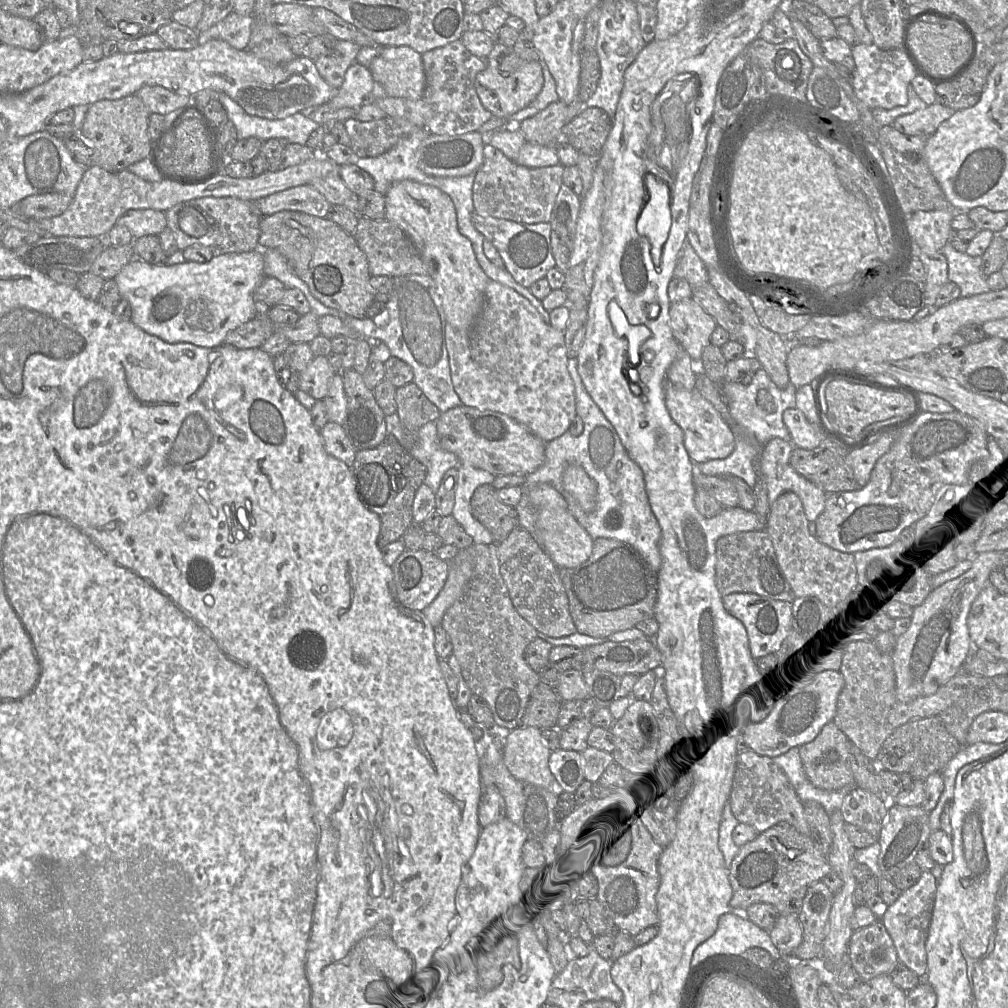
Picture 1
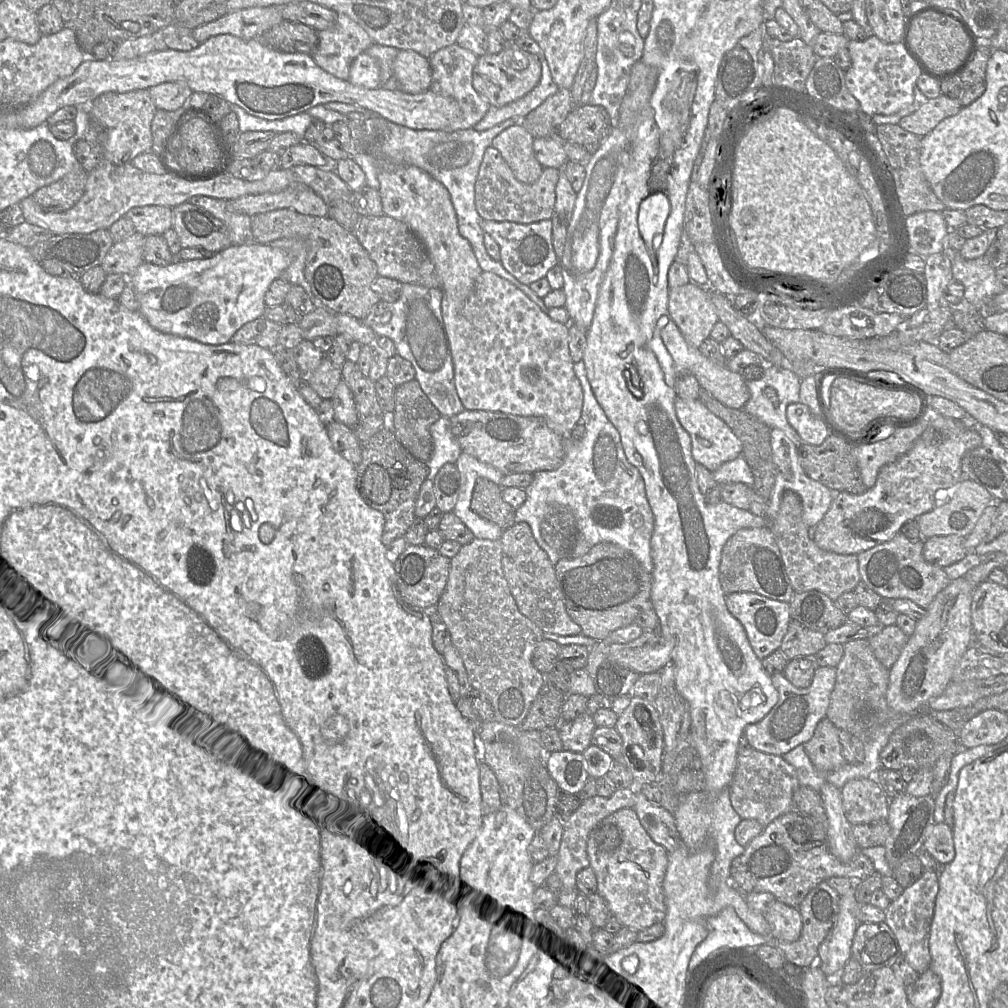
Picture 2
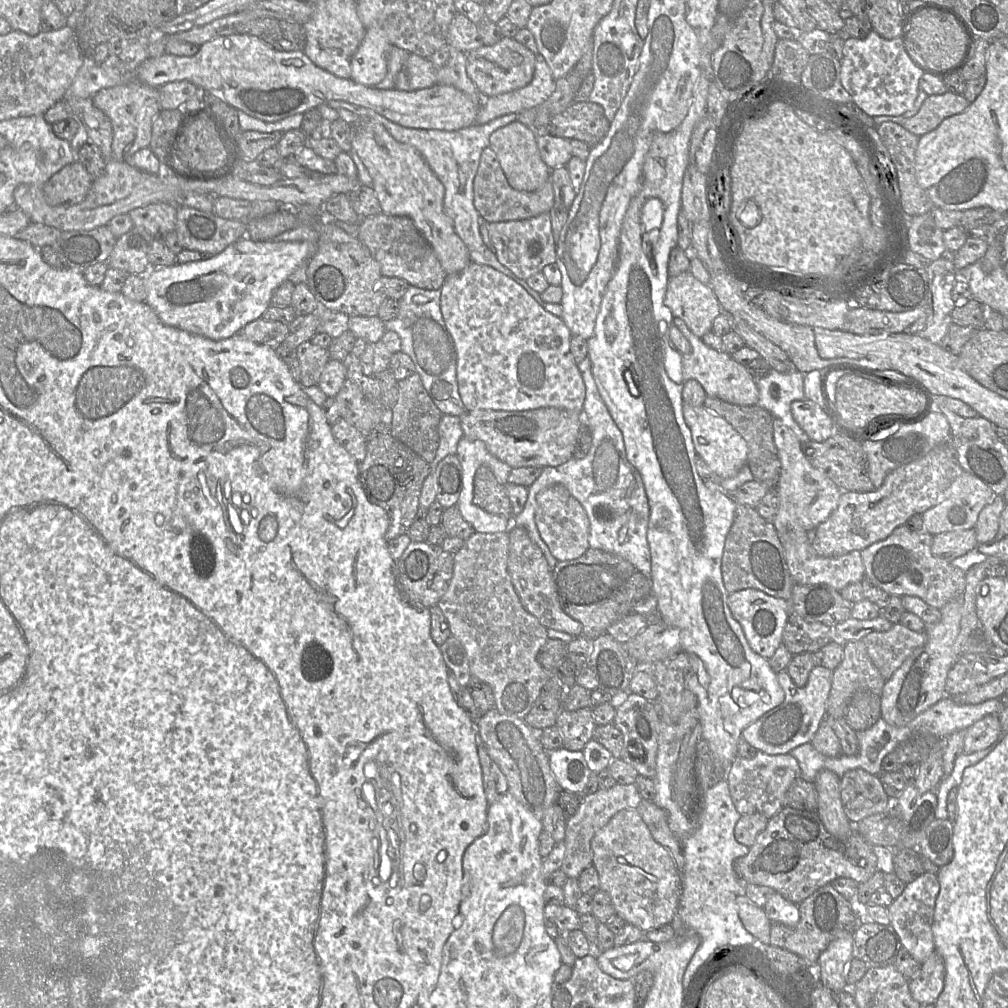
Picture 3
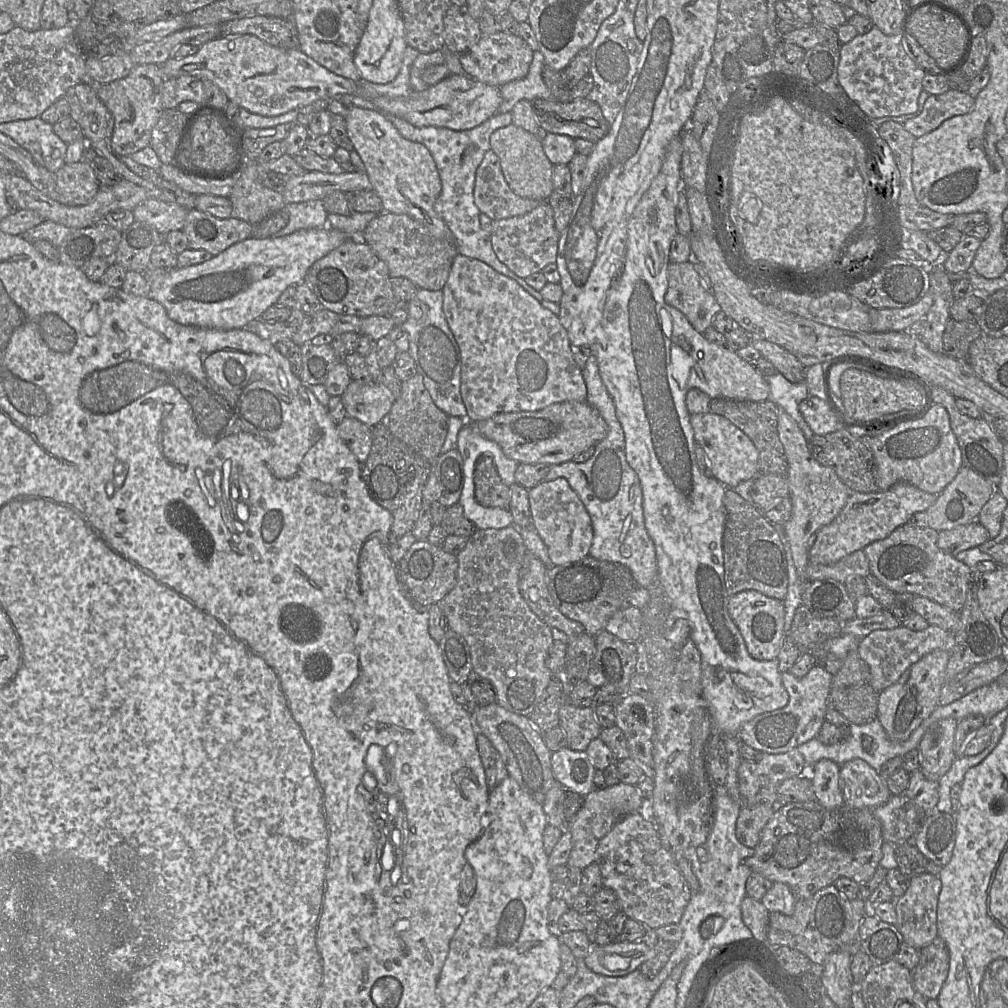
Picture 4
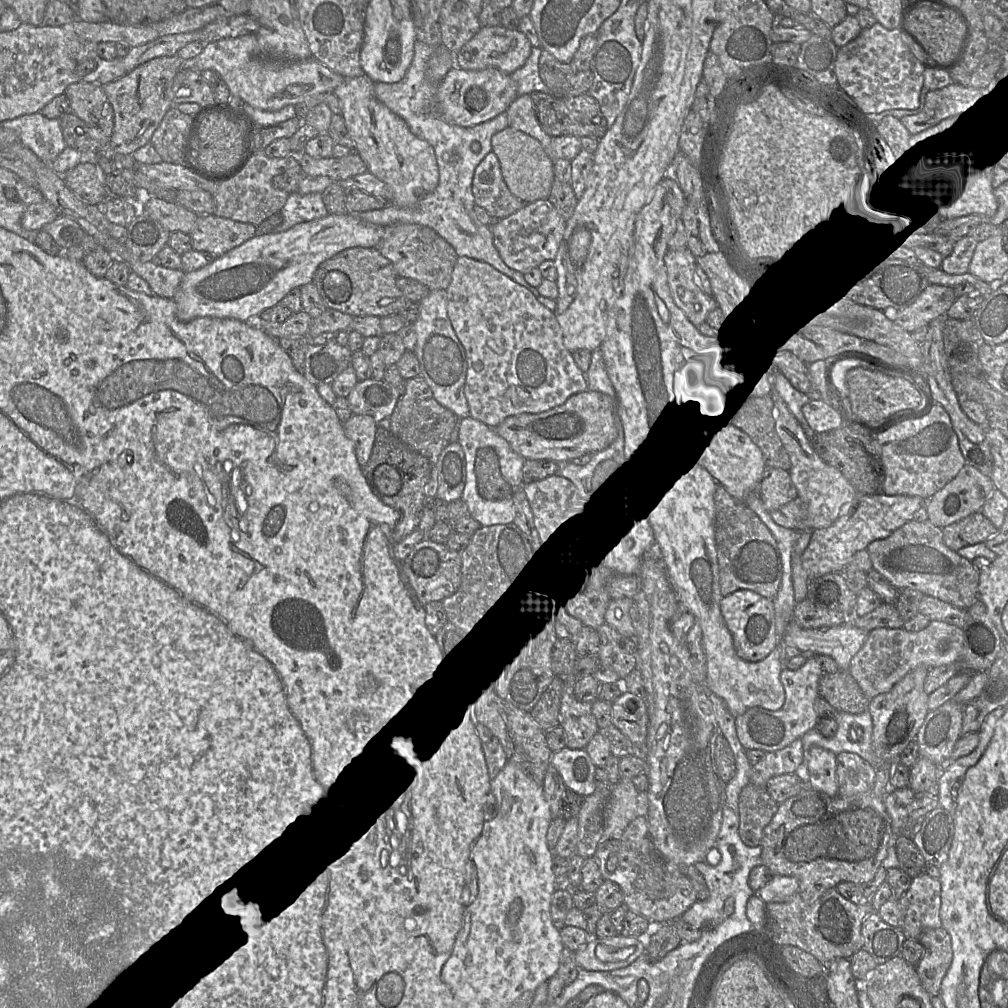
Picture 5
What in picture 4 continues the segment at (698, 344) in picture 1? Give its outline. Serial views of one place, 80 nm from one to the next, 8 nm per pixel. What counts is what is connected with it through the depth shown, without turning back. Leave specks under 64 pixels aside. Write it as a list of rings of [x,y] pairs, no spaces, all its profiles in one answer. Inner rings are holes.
[[[694,260],[670,262],[665,302],[681,311],[701,334],[722,310],[713,292],[703,287],[703,280],[694,268]]]

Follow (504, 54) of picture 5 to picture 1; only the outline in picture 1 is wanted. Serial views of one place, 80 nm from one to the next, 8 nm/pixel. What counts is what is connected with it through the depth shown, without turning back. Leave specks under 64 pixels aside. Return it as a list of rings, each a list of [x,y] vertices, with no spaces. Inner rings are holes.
[[[511,51],[501,62],[499,68],[487,67],[479,72],[475,79],[475,89],[482,105],[492,113],[492,115],[509,119],[513,114],[527,107],[532,103],[543,87],[543,73],[539,61],[527,61],[520,58]],[[502,71],[508,72],[509,76],[516,79],[516,88],[509,90],[505,87],[505,79]]]

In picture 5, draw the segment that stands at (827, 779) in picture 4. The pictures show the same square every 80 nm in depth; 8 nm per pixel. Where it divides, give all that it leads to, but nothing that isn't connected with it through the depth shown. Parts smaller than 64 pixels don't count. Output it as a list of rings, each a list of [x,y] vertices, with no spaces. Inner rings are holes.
[[[813,746],[809,749],[807,765],[810,773],[808,786],[830,797],[839,796],[835,753],[822,747]]]

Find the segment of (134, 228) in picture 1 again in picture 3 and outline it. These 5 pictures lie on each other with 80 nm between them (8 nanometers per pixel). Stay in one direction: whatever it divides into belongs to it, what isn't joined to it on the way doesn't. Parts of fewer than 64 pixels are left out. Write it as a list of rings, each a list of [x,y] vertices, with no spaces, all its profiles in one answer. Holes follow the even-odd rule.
[[[152,203],[131,210],[128,214],[133,224],[142,227],[154,237],[163,237],[176,229],[178,207],[169,203]]]

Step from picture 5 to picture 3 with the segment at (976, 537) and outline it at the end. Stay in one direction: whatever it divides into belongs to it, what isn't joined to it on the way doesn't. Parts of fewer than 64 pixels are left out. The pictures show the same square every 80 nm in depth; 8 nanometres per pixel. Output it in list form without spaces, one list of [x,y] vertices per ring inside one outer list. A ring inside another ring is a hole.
[[[975,529],[940,533],[934,536],[932,554],[949,562],[977,548]]]

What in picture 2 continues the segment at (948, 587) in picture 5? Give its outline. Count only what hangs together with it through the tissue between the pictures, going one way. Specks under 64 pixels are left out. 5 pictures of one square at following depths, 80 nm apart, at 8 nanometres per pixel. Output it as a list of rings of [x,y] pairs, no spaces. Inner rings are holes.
[[[899,532],[885,543],[858,554],[861,581],[884,600],[909,599],[927,609],[936,595],[951,582],[944,569],[927,562],[923,556],[924,539],[910,540]]]

